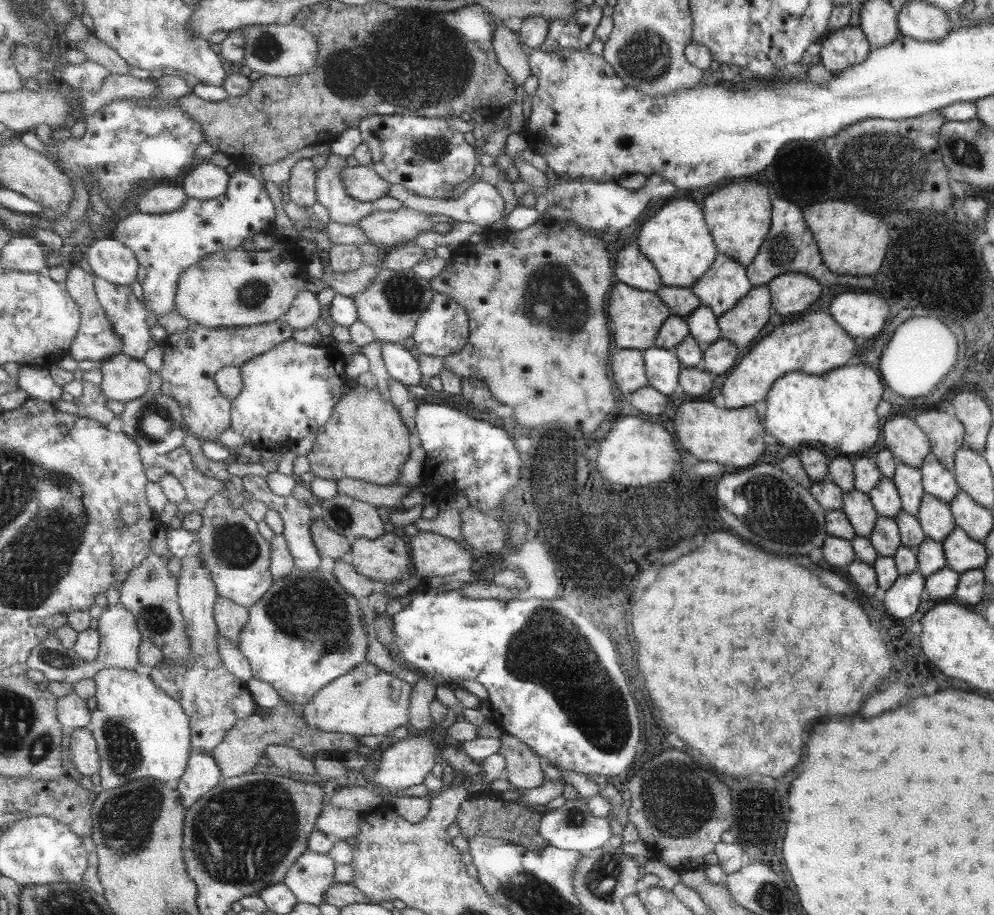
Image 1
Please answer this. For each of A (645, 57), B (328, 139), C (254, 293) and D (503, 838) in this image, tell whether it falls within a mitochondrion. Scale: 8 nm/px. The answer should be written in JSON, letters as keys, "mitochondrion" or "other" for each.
{"A":"mitochondrion","B":"other","C":"mitochondrion","D":"other"}

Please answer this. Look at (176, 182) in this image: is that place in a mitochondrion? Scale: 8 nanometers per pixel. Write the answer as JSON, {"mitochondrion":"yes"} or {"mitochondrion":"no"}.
{"mitochondrion":"no"}

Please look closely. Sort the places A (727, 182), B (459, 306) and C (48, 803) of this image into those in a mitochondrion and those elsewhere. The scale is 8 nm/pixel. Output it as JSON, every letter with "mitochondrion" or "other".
{"A":"other","B":"other","C":"other"}

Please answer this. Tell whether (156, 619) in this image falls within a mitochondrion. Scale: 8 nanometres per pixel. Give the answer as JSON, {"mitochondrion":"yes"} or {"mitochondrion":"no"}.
{"mitochondrion":"yes"}

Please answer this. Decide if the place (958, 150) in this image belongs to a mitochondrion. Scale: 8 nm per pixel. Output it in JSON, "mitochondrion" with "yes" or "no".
{"mitochondrion":"yes"}

